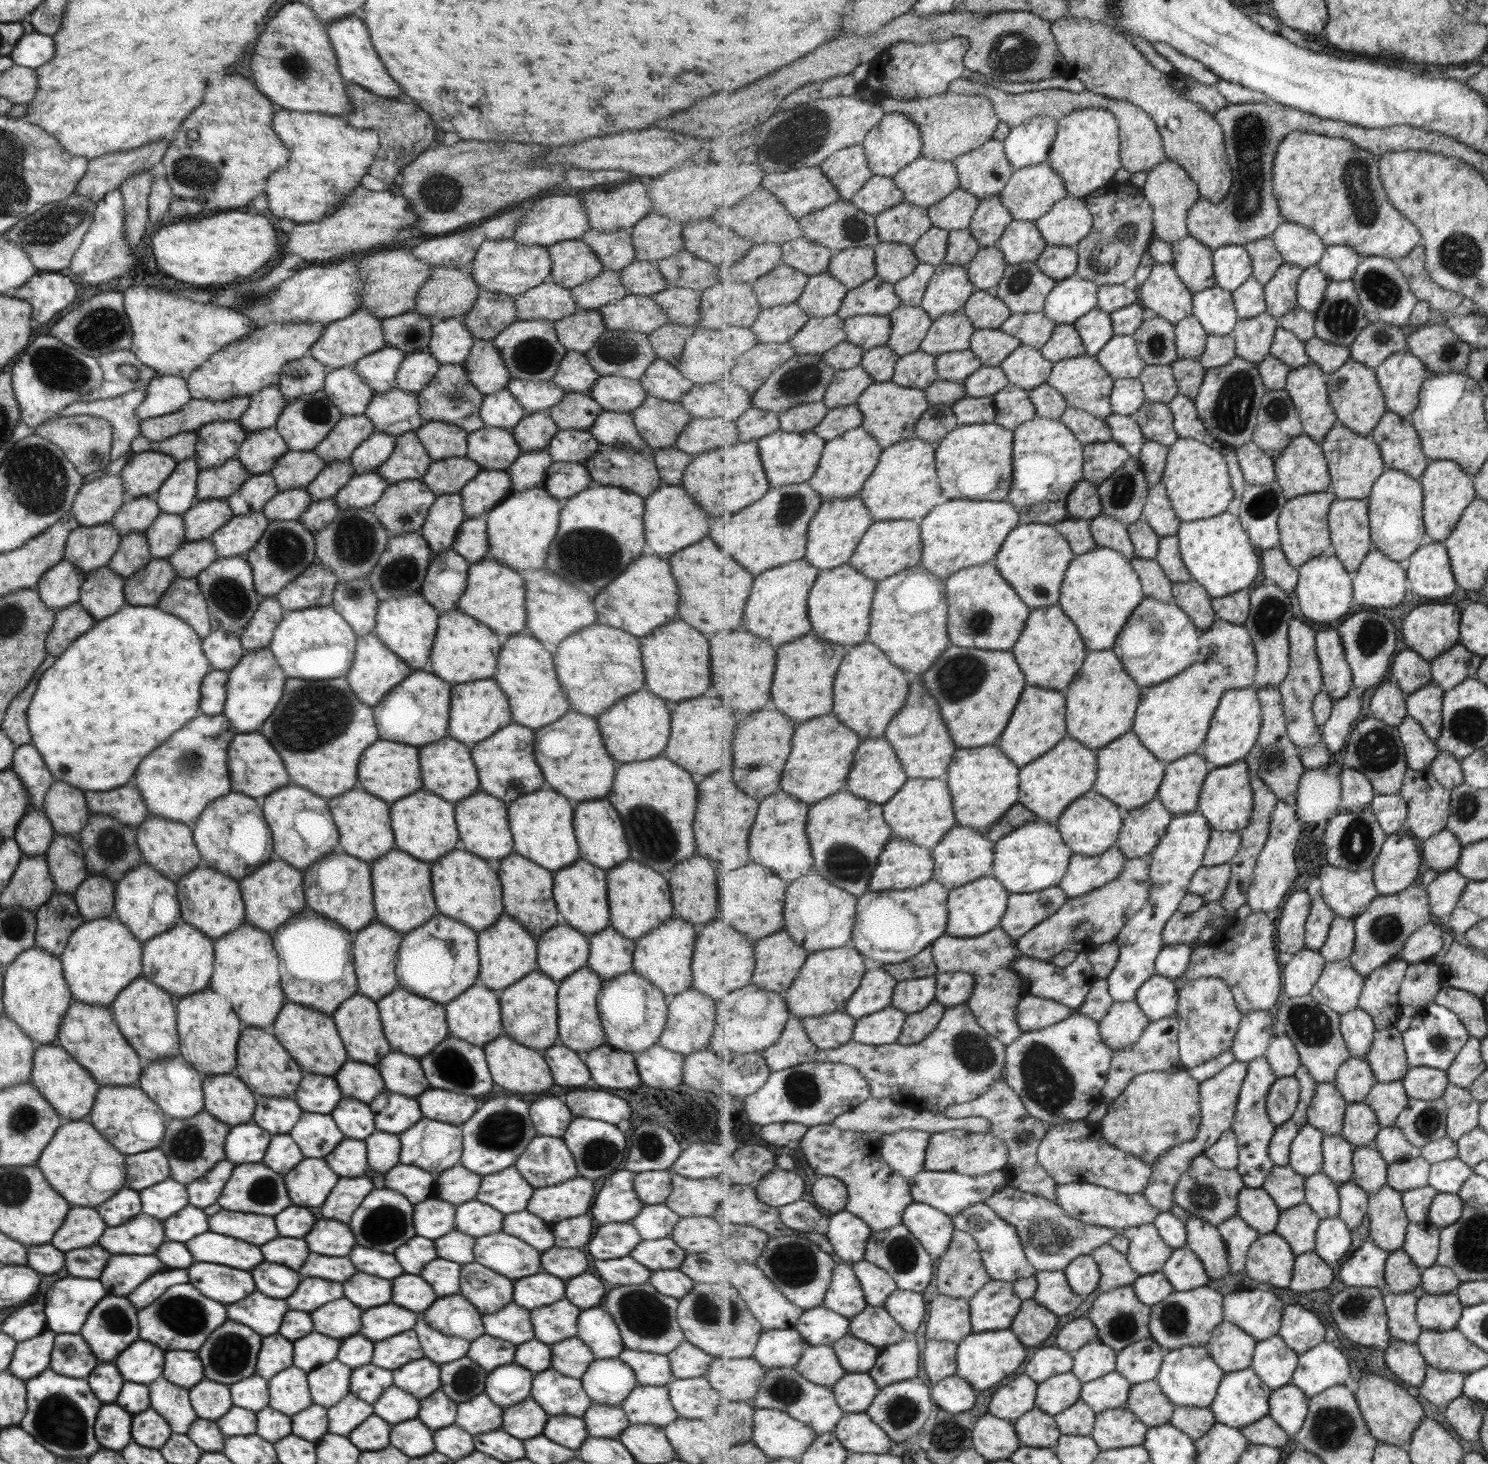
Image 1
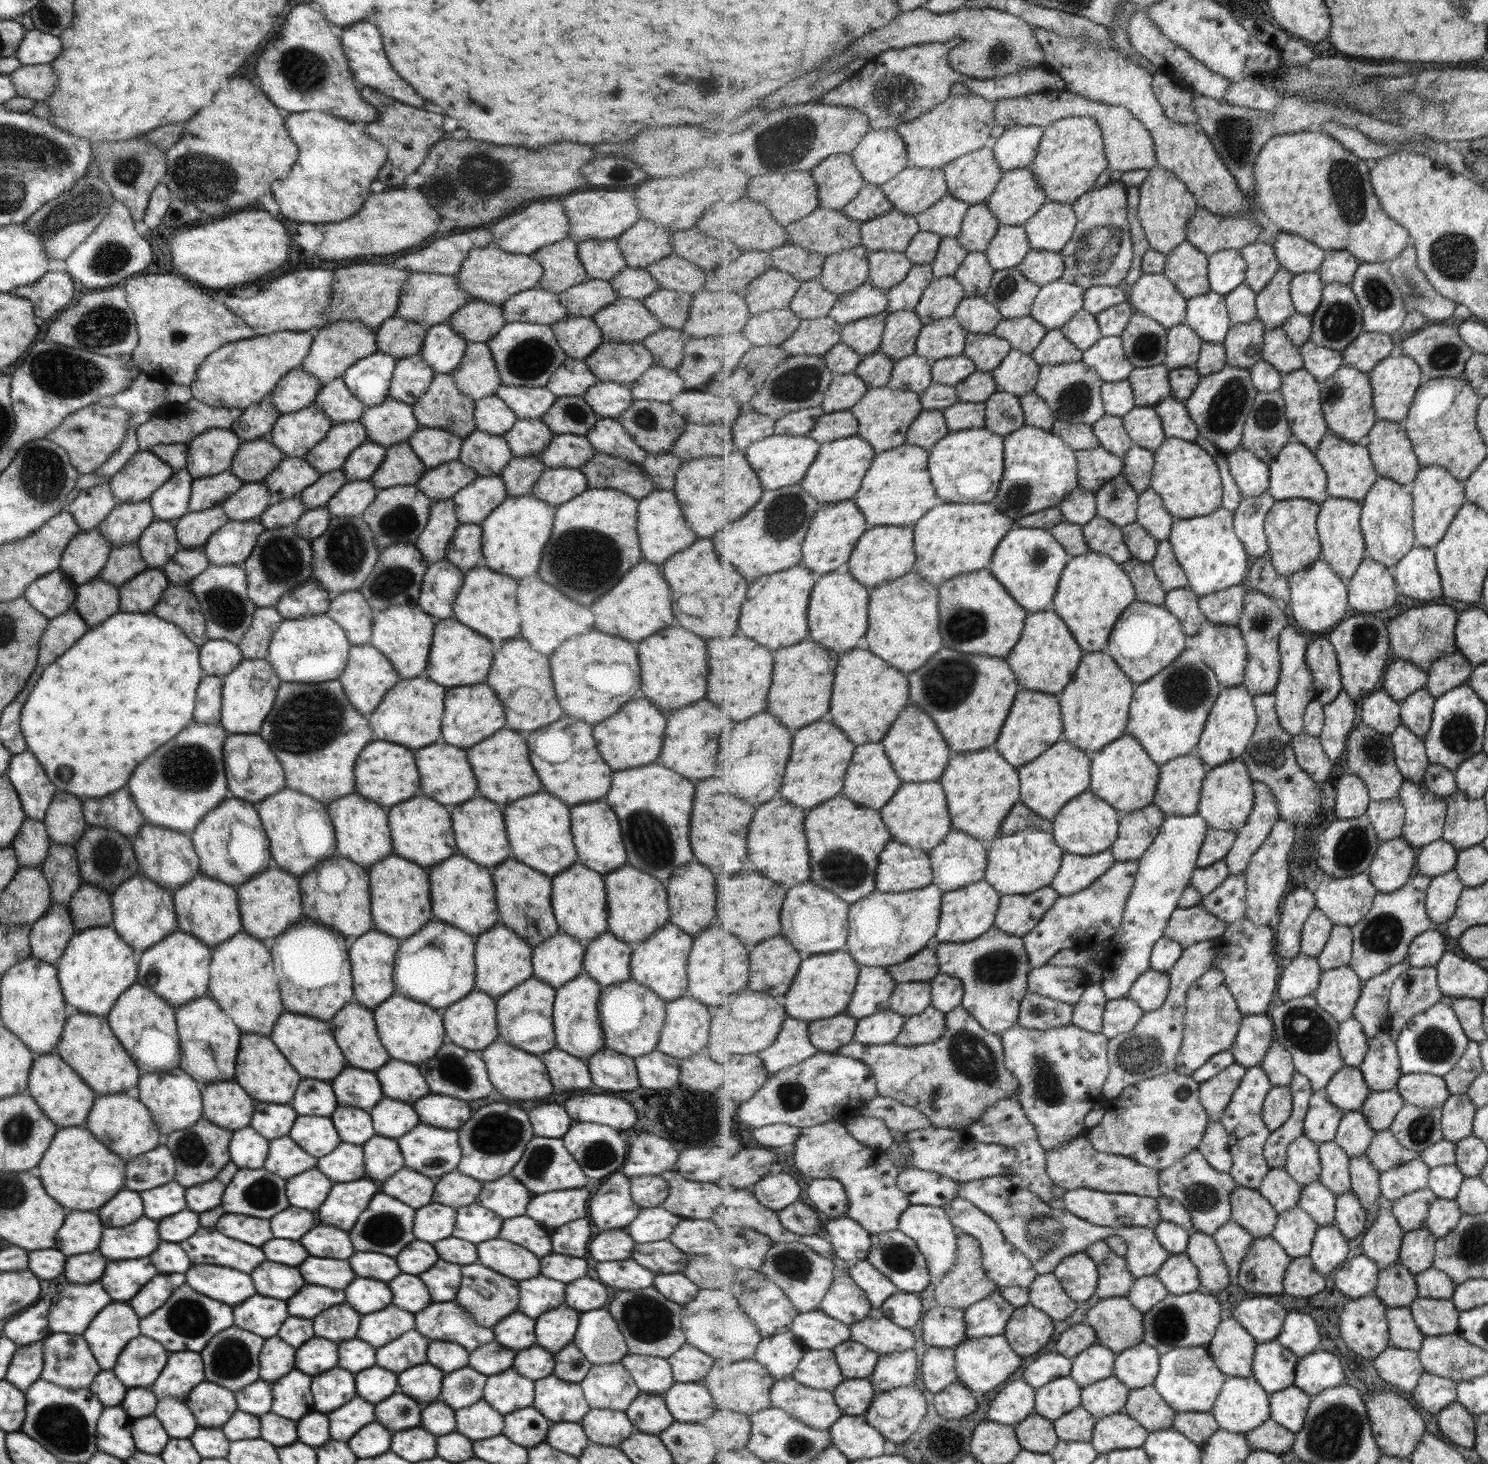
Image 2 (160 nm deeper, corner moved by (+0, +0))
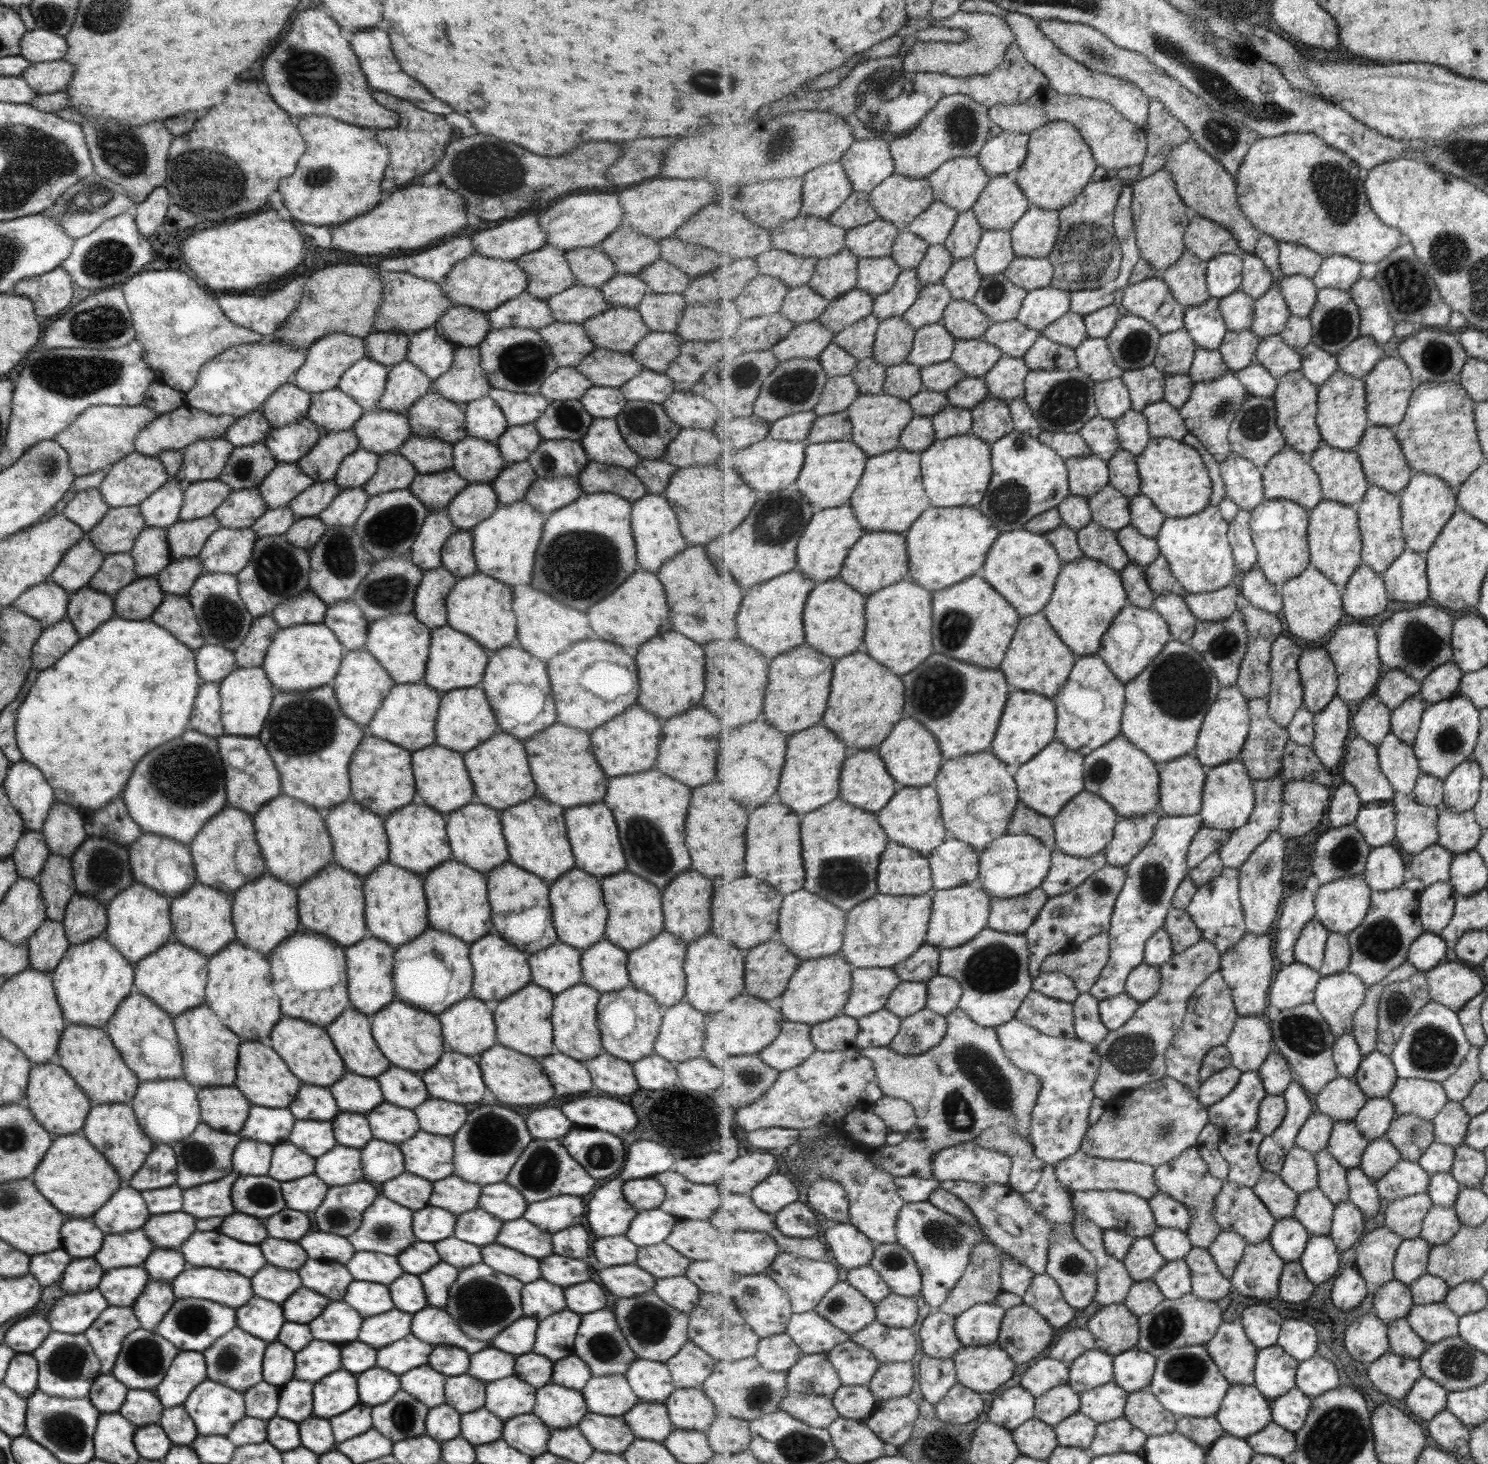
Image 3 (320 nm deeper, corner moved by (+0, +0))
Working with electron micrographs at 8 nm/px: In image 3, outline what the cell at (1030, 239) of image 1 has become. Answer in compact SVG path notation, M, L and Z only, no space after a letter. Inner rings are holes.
M986 230L974 257L983 277L1001 274L1015 260L1013 232Z

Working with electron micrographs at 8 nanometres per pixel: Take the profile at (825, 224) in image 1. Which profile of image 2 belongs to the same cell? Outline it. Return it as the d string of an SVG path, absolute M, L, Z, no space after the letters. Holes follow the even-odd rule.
M819 207L801 220L786 226L791 235L787 244L819 252L827 257L861 245L862 224L841 210Z

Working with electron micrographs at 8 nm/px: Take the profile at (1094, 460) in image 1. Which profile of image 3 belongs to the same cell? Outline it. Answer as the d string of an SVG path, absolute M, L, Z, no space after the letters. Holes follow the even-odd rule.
M1095 454L1068 458L1066 465L1072 494L1090 498L1110 484L1108 461Z

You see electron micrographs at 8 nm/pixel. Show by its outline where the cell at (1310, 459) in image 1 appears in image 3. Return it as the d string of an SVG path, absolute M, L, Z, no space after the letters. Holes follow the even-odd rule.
M1289 444L1281 452L1278 452L1262 471L1264 480L1264 494L1267 499L1288 499L1313 510L1325 498L1322 491L1322 479L1307 456L1303 452L1295 450Z

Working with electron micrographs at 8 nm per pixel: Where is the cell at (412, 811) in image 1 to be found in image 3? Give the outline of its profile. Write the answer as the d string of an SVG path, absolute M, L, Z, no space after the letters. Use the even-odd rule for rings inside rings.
M418 800L390 812L382 822L386 834L388 862L423 877L434 867L451 860L443 820L445 815Z

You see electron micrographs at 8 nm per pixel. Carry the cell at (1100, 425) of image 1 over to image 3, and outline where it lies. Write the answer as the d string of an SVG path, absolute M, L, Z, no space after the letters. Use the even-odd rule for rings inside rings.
M1047 430L1043 431L1038 439L1065 459L1091 456L1093 454L1091 447L1079 432L1053 432Z

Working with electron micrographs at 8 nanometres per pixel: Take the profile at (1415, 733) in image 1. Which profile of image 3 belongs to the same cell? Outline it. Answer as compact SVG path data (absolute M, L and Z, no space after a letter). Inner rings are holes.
M1391 732L1378 746L1379 764L1396 793L1414 792L1422 772L1413 745Z

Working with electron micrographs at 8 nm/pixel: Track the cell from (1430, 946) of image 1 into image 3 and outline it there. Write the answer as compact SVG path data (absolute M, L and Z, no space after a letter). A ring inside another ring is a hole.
M1426 931L1411 945L1408 961L1420 971L1426 972L1445 961L1449 947L1442 935Z

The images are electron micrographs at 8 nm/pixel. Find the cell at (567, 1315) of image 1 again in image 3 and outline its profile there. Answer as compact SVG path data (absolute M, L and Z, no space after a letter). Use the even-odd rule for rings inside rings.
M566 1308L550 1314L538 1322L532 1347L534 1354L539 1354L555 1362L572 1355L575 1335L581 1317Z

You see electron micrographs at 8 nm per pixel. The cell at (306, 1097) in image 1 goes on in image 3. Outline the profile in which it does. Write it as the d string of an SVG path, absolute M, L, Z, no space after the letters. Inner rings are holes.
M301 1086L288 1109L296 1120L333 1121L340 1112L327 1088Z

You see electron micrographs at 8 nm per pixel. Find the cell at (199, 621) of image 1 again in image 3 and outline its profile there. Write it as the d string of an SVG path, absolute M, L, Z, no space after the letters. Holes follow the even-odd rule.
M164 595L149 620L159 628L167 630L175 640L189 650L195 652L204 645L191 605L182 597Z

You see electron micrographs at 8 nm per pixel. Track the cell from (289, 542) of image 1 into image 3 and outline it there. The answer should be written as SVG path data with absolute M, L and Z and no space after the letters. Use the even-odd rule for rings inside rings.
M284 535L261 536L254 542L251 558L236 575L237 593L252 618L270 614L277 604L308 588L308 554L291 546Z

